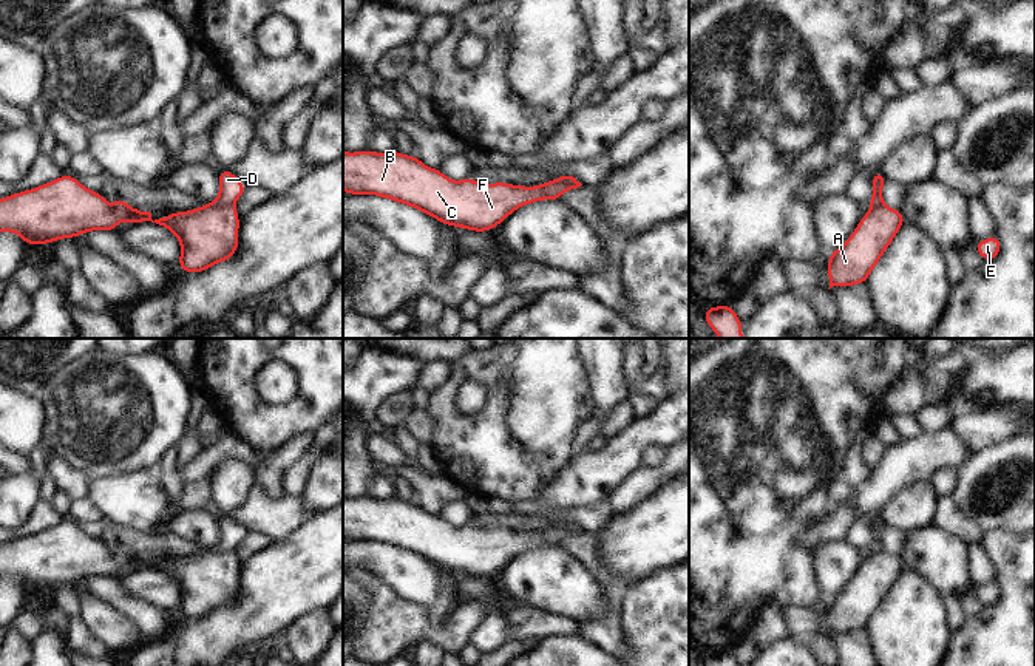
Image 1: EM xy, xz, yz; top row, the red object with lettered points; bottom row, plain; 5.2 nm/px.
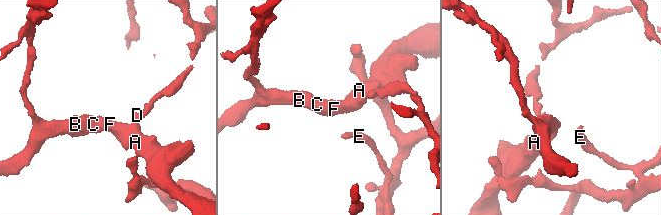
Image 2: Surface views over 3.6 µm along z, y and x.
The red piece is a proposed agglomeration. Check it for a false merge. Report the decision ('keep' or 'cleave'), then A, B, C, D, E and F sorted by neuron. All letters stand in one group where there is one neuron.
cleave; A B C F / D E

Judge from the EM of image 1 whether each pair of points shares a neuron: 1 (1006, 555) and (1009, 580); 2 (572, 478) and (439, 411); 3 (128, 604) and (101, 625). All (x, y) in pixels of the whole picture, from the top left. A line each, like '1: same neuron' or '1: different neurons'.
1: same neuron
2: different neurons
3: different neurons

